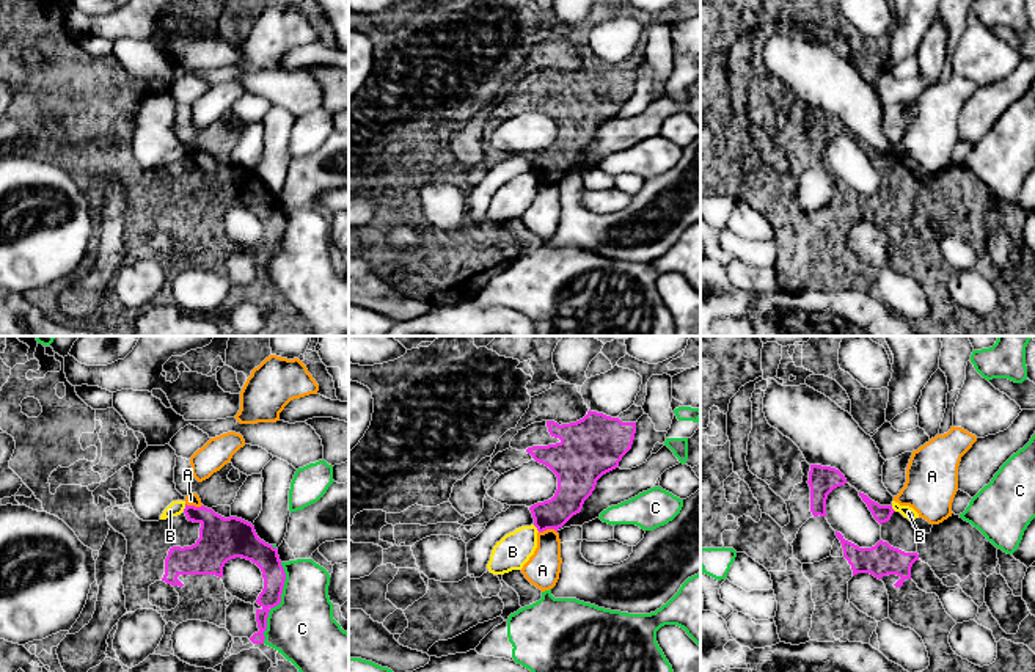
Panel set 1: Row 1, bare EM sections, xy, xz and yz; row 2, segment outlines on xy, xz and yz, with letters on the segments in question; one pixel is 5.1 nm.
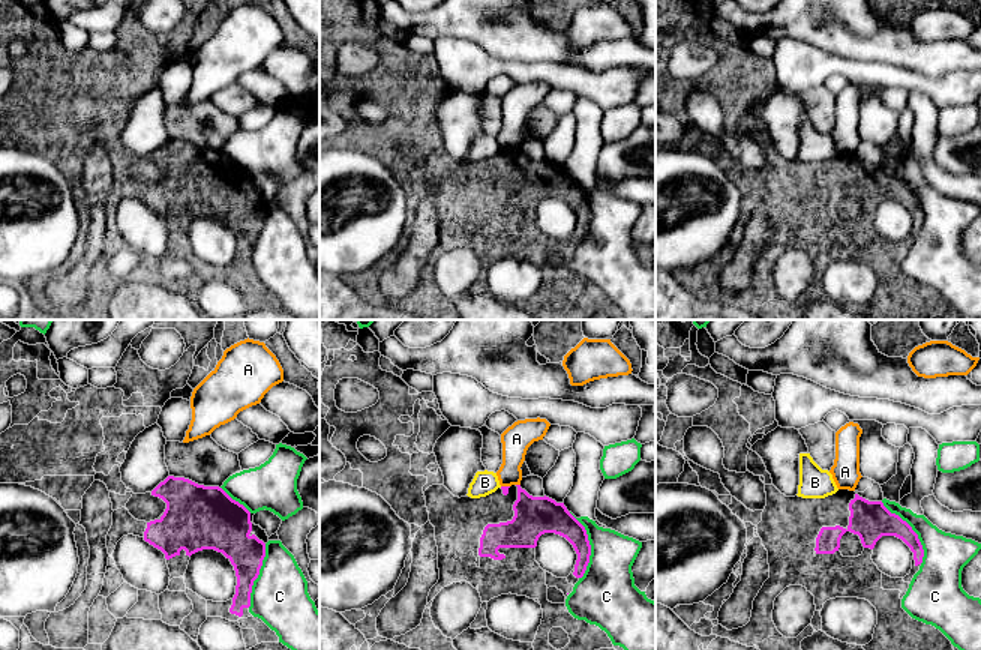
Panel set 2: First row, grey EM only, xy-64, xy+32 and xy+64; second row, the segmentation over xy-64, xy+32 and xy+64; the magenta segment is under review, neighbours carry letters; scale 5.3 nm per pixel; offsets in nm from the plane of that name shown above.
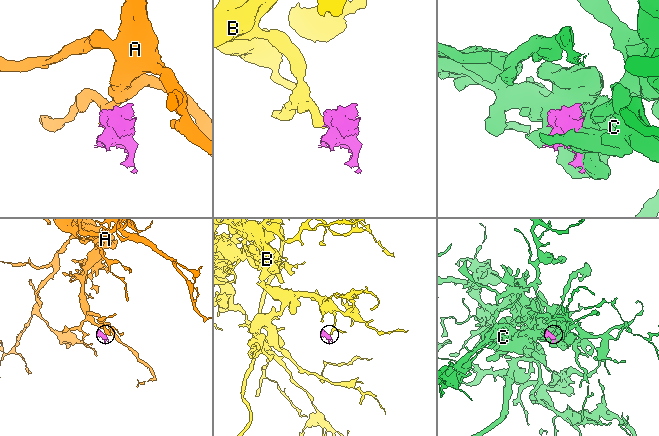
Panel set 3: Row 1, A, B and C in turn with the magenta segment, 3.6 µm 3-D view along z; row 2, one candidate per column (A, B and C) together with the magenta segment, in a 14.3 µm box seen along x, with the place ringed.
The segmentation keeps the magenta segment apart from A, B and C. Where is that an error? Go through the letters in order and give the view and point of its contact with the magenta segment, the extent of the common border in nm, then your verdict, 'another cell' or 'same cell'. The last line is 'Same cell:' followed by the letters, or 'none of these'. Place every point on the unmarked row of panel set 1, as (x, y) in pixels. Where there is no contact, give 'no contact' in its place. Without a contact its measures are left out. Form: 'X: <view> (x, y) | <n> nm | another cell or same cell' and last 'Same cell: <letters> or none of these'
A: xz (547, 176) | 100 nm | another cell
B: xy (186, 156) | 40 nm | another cell
C: xy (278, 252) | 420 nm | another cell
Same cell: none of these

